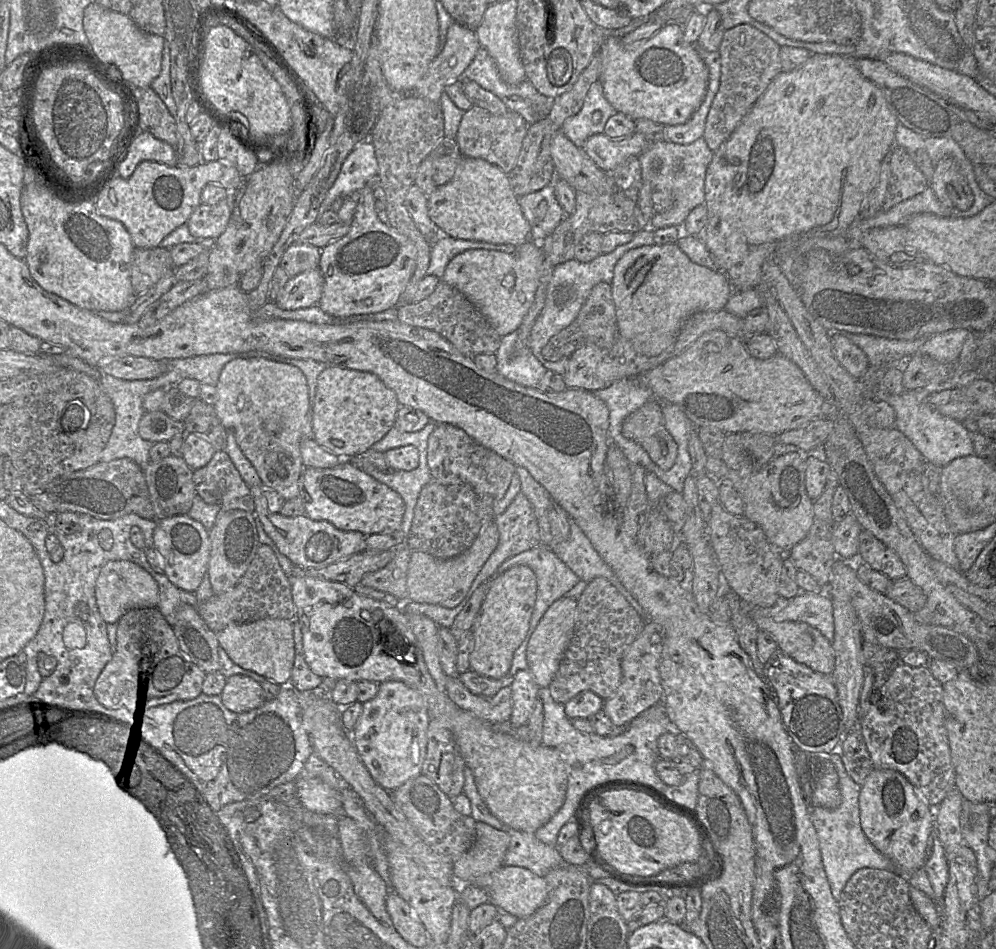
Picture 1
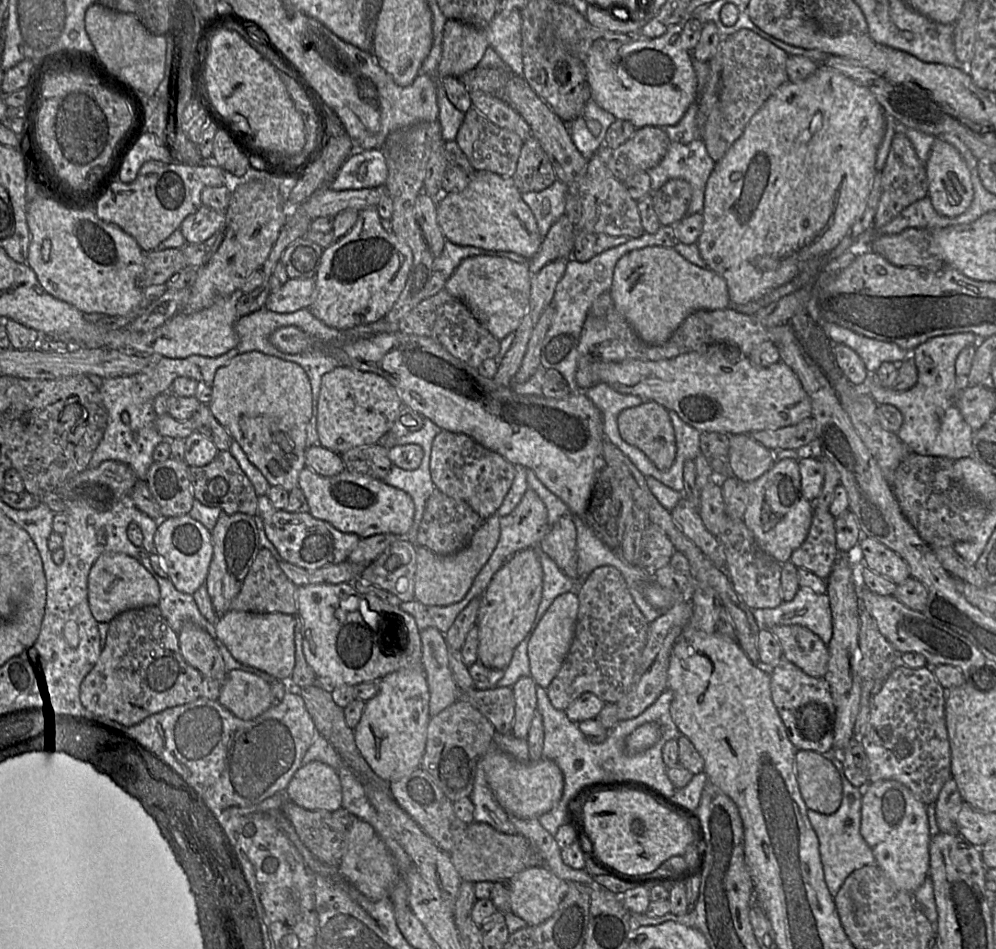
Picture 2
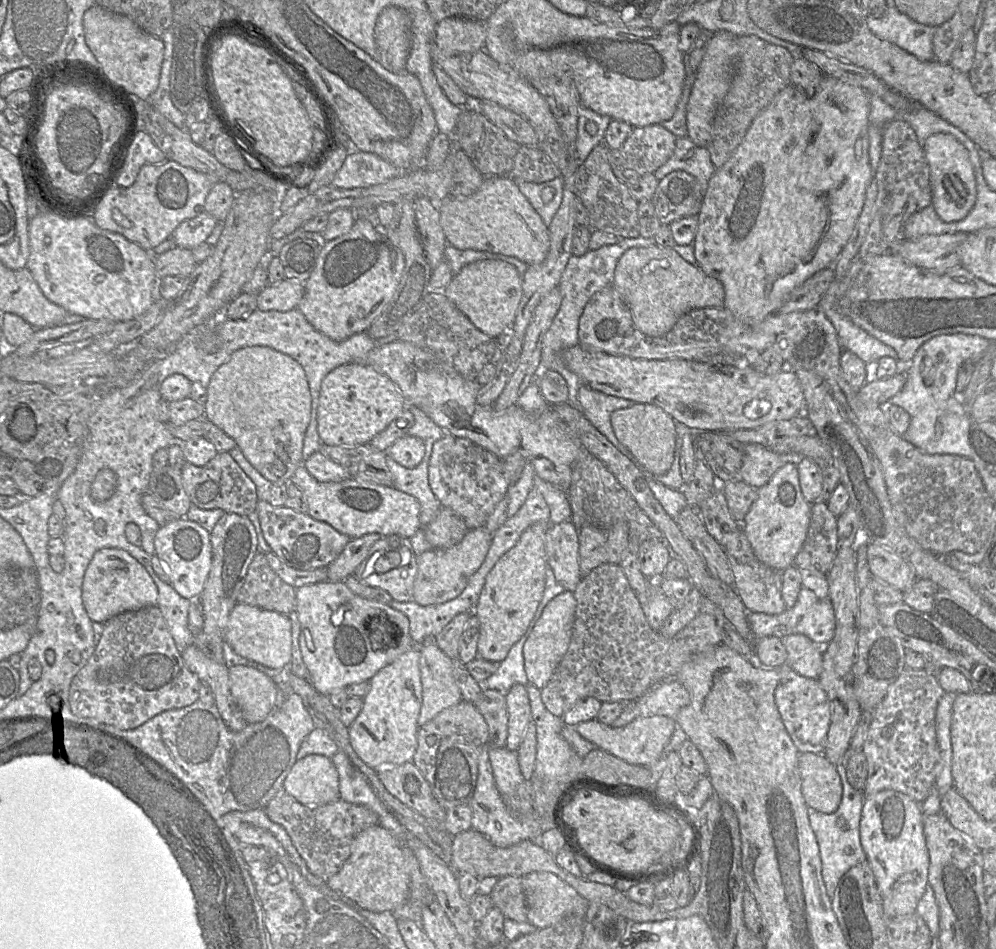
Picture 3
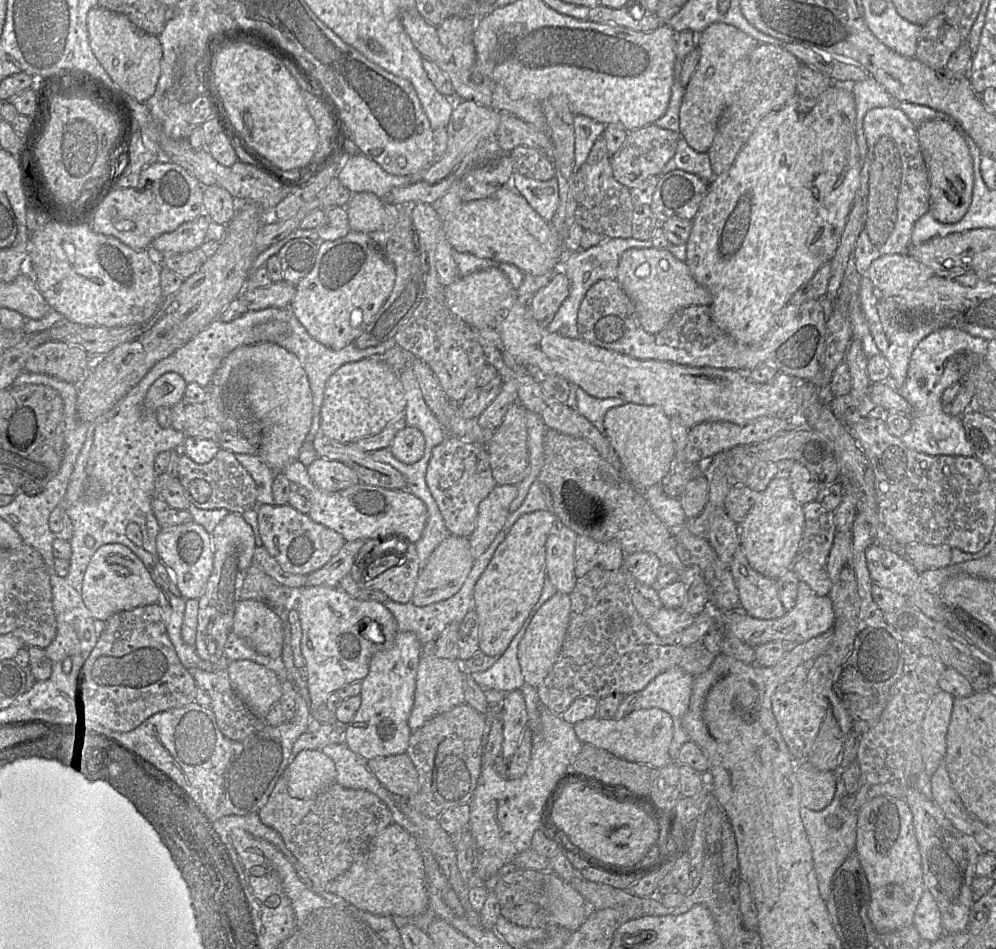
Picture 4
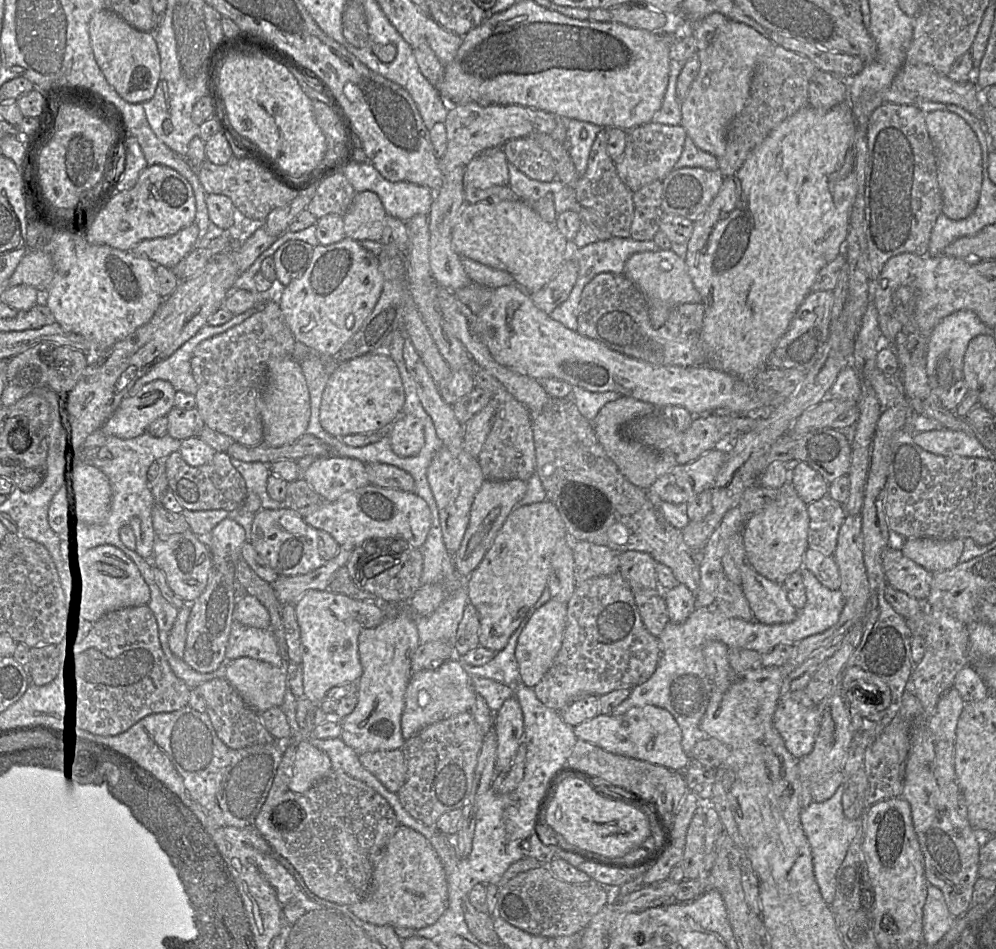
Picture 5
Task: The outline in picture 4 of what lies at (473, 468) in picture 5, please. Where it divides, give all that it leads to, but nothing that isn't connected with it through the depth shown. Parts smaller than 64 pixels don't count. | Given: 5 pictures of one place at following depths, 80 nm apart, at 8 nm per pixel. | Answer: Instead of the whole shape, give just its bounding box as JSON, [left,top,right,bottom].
[426,435,498,538]

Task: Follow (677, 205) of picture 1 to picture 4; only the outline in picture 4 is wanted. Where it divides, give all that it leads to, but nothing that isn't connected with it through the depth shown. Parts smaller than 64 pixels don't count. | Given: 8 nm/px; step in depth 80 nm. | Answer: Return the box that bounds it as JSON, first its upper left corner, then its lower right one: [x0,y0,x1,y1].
[661,136,715,182]

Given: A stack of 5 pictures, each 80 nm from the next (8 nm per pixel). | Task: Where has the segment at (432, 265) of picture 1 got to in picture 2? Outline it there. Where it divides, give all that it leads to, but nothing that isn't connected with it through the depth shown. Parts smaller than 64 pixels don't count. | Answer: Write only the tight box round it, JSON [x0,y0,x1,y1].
[433,240,529,278]

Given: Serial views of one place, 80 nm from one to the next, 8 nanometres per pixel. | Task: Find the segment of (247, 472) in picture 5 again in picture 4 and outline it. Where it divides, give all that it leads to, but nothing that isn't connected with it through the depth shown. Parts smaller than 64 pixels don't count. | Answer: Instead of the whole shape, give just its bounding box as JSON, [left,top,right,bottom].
[234,454,276,505]

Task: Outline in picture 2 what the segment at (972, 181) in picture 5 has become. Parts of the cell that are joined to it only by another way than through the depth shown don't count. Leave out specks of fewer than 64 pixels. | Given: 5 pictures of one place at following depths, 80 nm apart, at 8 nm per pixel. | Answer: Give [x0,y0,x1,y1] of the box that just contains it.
[925,139,974,217]

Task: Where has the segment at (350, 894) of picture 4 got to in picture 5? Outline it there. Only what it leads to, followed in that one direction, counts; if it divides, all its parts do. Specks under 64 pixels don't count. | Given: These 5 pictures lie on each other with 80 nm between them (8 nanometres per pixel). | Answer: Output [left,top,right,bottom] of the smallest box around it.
[349,825,448,929]

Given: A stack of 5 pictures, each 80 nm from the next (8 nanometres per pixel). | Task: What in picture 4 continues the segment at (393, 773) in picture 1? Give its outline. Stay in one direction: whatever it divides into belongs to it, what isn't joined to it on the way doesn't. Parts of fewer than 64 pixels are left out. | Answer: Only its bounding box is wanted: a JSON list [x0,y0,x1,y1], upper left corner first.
[344,631,422,760]

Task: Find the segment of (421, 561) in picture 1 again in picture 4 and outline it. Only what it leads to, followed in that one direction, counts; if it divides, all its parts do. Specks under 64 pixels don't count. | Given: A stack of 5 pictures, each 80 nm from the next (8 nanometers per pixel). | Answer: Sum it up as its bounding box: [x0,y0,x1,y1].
[411,535,474,607]

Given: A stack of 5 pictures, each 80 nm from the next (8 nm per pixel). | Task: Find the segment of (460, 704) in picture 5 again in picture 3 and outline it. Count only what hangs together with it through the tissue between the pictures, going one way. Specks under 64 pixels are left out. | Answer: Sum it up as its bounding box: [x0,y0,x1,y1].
[417,639,462,728]

